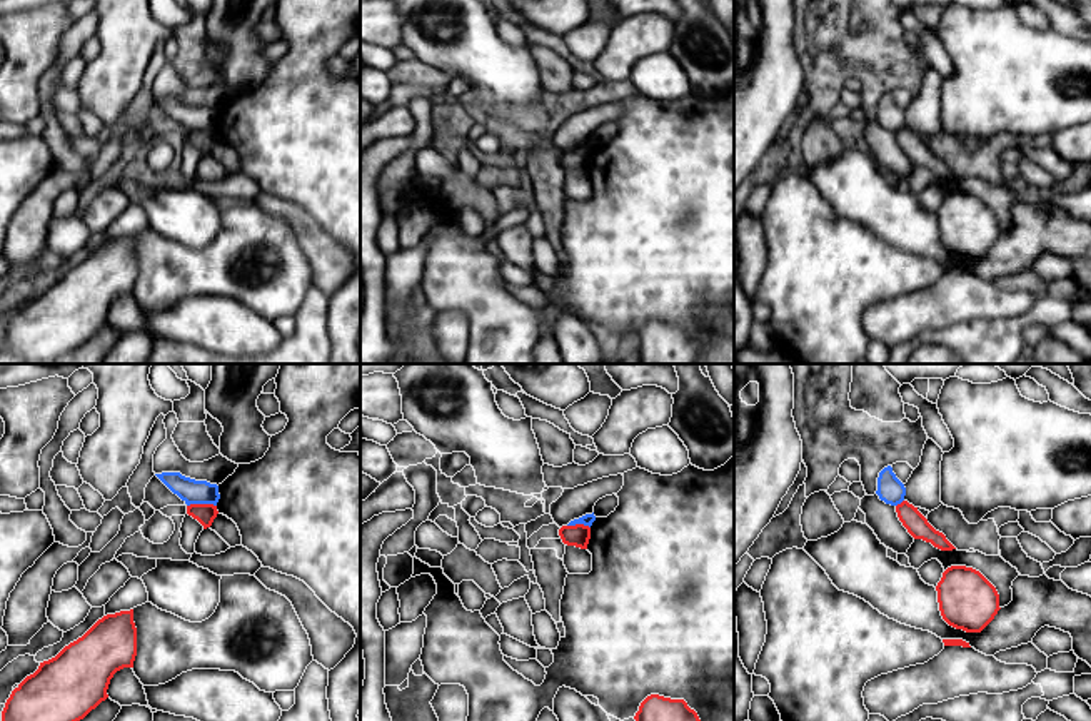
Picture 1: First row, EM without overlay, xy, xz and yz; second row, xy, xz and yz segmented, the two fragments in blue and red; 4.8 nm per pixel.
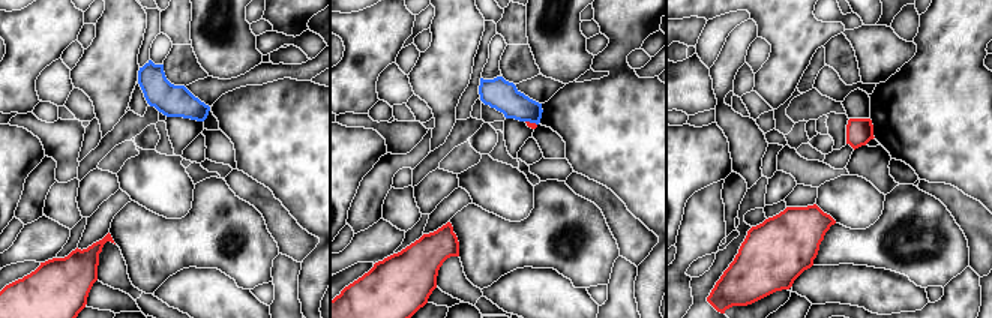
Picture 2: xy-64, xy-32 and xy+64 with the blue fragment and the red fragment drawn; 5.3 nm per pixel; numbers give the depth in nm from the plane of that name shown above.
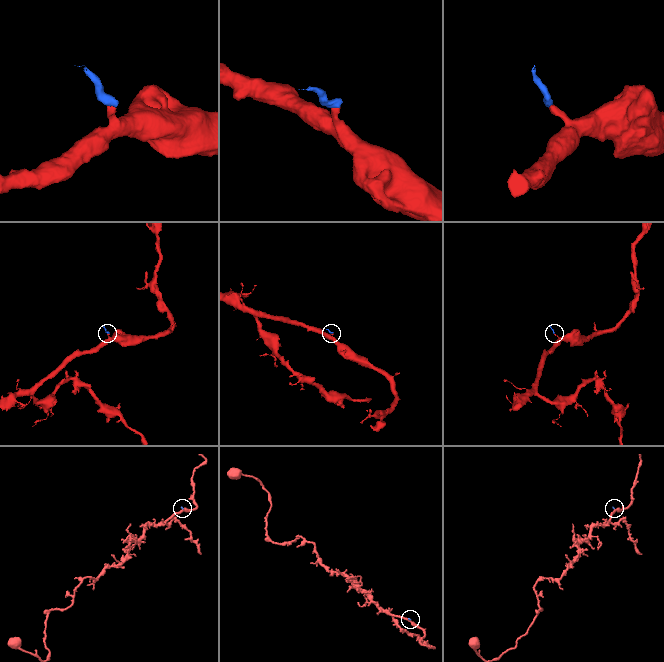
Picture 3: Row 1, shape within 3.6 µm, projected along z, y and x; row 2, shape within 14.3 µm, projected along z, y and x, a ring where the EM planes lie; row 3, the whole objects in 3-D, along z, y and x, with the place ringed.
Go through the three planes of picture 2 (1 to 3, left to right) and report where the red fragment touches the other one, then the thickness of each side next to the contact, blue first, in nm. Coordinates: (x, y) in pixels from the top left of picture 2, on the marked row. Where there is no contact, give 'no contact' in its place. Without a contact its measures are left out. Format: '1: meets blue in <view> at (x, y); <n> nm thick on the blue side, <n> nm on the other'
1: no contact
2: meets blue in xy-32 at (532, 122); 160 nm thick on the blue side, 30 nm on the other
3: no contact

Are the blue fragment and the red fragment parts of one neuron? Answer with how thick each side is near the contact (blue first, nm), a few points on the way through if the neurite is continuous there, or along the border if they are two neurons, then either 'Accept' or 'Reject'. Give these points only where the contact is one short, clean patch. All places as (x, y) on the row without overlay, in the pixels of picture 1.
Thickness 120 nm (blue) against 100 nm. Boundary: xy (216, 131), (187, 132). Reject

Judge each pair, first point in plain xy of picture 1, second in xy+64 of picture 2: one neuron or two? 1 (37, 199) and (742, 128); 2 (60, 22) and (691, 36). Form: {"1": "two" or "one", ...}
{"1": "two", "2": "one"}

